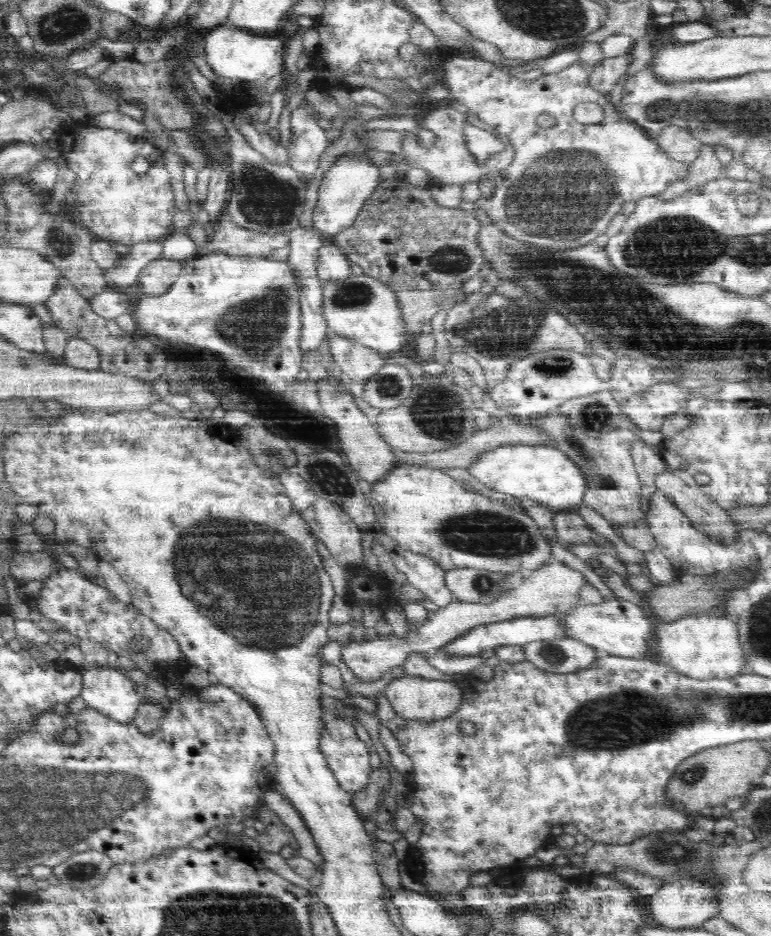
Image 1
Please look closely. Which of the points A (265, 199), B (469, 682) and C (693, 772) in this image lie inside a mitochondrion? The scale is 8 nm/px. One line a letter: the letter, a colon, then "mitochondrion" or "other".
A: mitochondrion
B: other
C: mitochondrion

